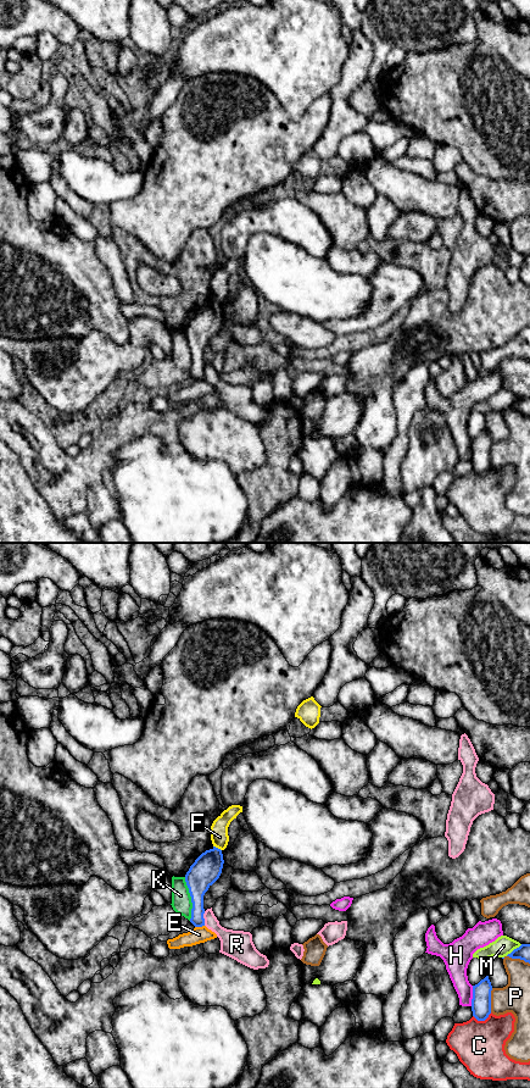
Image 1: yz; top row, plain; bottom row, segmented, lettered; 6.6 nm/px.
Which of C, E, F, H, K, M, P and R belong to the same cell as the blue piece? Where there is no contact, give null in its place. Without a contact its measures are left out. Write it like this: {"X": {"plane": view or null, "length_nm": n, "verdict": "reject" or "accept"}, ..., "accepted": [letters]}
{"C": {"plane": "yz", "length_nm": 130, "verdict": "reject"}, "E": {"plane": "yz", "length_nm": 70, "verdict": "reject"}, "F": {"plane": "yz", "length_nm": 70, "verdict": "reject"}, "H": {"plane": "yz", "length_nm": 140, "verdict": "reject"}, "K": {"plane": "yz", "length_nm": 300, "verdict": "reject"}, "M": {"plane": "yz", "length_nm": 130, "verdict": "reject"}, "P": {"plane": "yz", "length_nm": 160, "verdict": "reject"}, "R": {"plane": "yz", "length_nm": 100, "verdict": "reject"}, "accepted": []}

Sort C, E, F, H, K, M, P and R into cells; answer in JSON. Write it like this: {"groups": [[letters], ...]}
{"groups": [["C"], ["E"], ["F"], ["H"], ["K"], ["M"], ["P"], ["R"]]}

